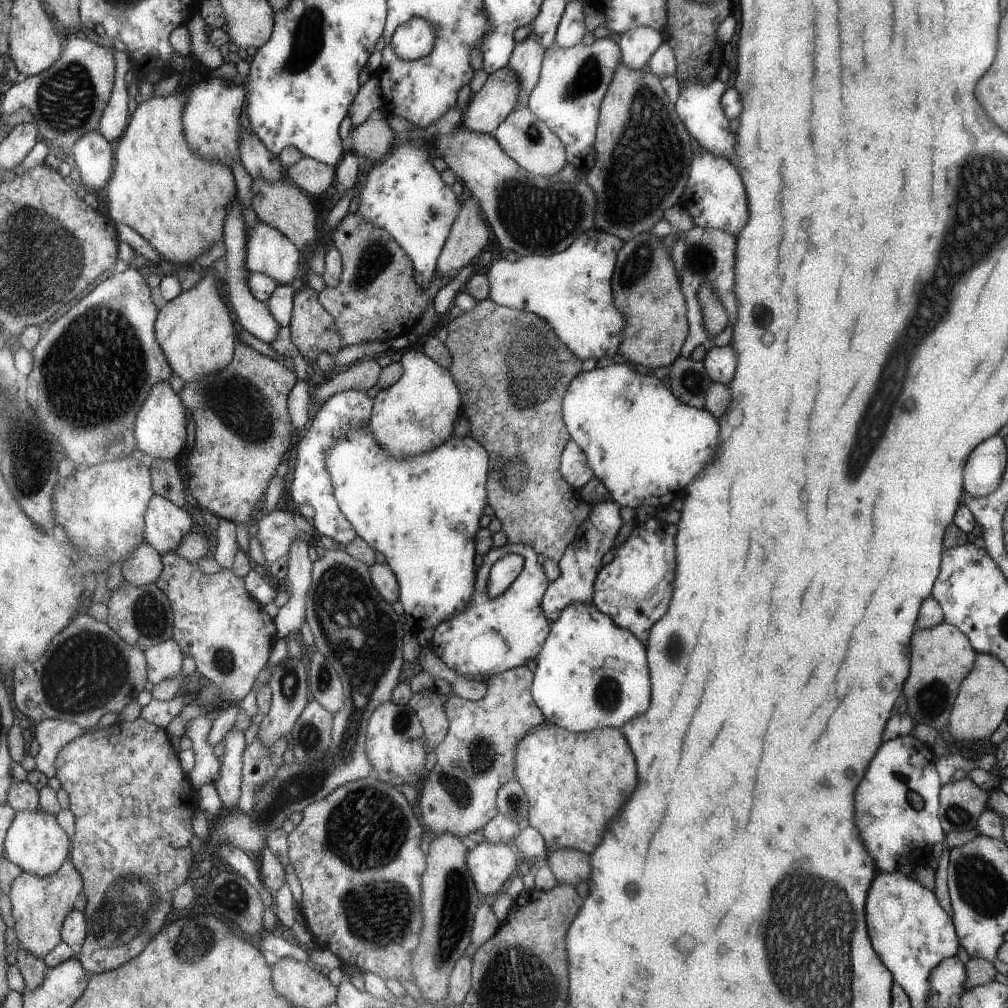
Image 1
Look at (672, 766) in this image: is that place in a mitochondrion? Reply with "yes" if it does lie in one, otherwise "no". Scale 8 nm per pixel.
no

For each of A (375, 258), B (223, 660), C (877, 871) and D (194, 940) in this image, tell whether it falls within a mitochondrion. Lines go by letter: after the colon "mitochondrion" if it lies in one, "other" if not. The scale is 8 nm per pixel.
A: mitochondrion
B: mitochondrion
C: other
D: mitochondrion

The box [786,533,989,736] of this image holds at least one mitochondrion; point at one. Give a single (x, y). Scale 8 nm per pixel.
(934, 686)

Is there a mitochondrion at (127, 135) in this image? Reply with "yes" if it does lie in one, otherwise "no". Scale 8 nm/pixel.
no

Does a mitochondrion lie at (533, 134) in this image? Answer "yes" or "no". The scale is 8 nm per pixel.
yes

